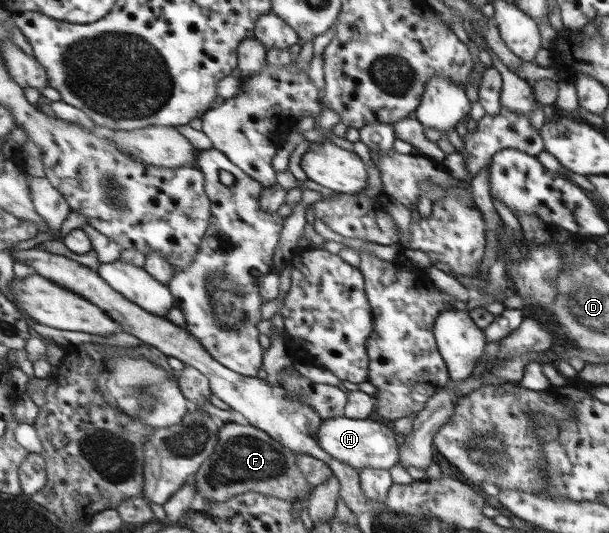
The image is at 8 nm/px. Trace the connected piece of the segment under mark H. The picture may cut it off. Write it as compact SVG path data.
M335 417L325 419L319 429L319 442L338 461L359 471L366 468L392 469L401 460L401 445L396 441L396 430L366 418Z

